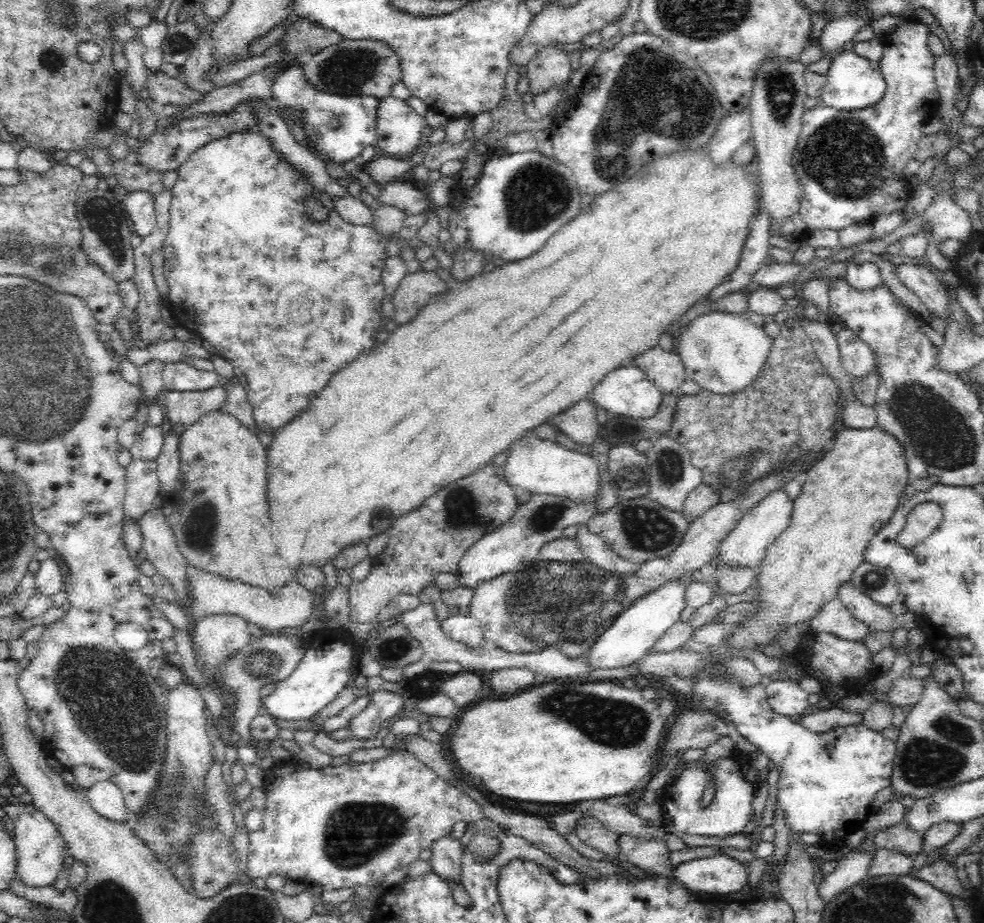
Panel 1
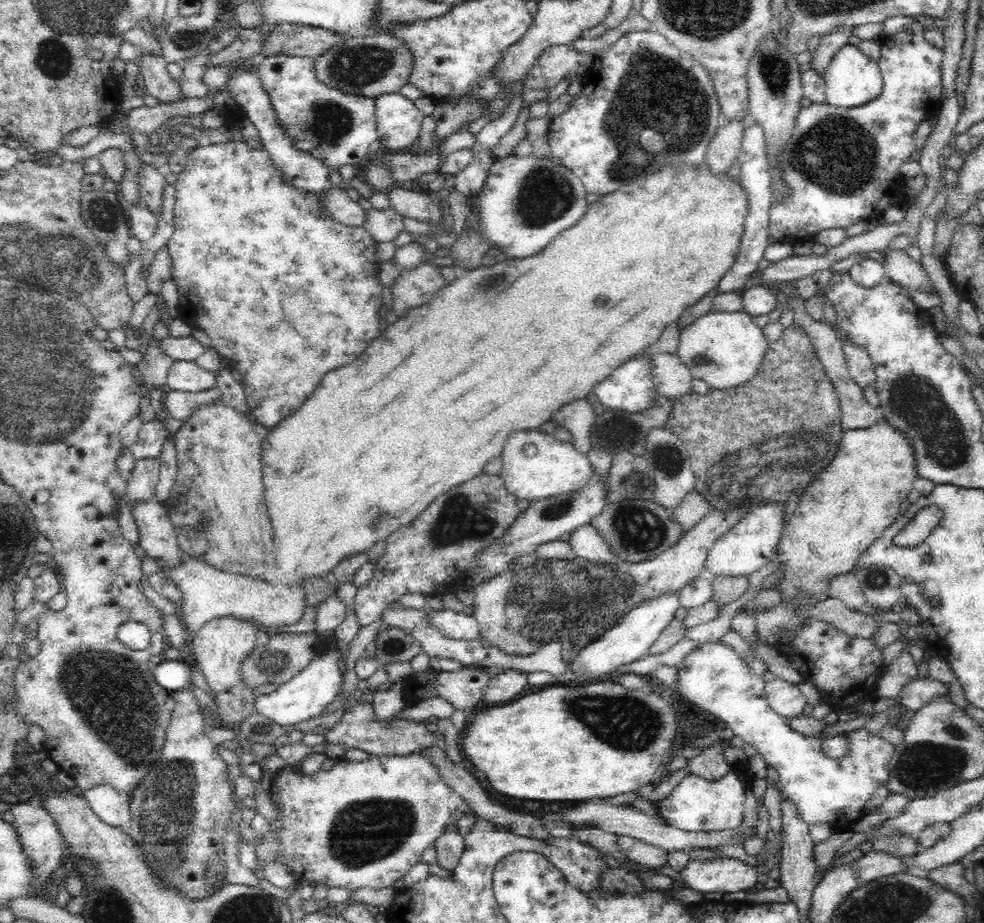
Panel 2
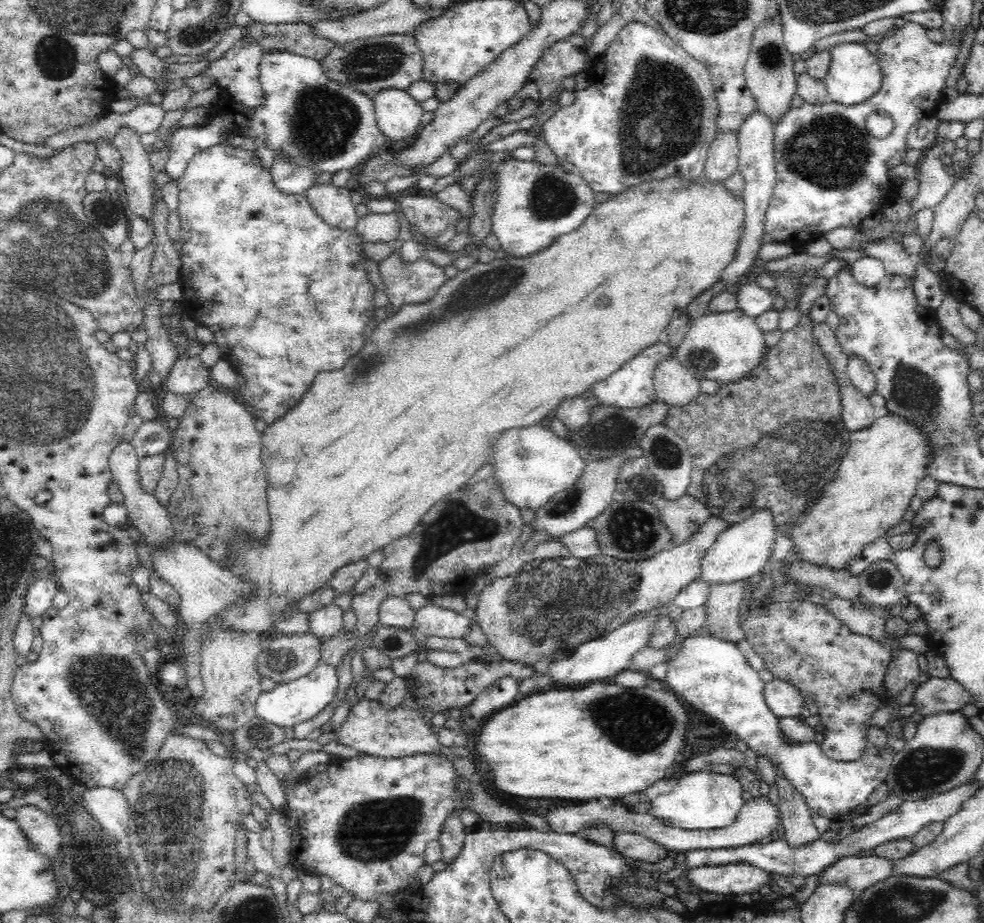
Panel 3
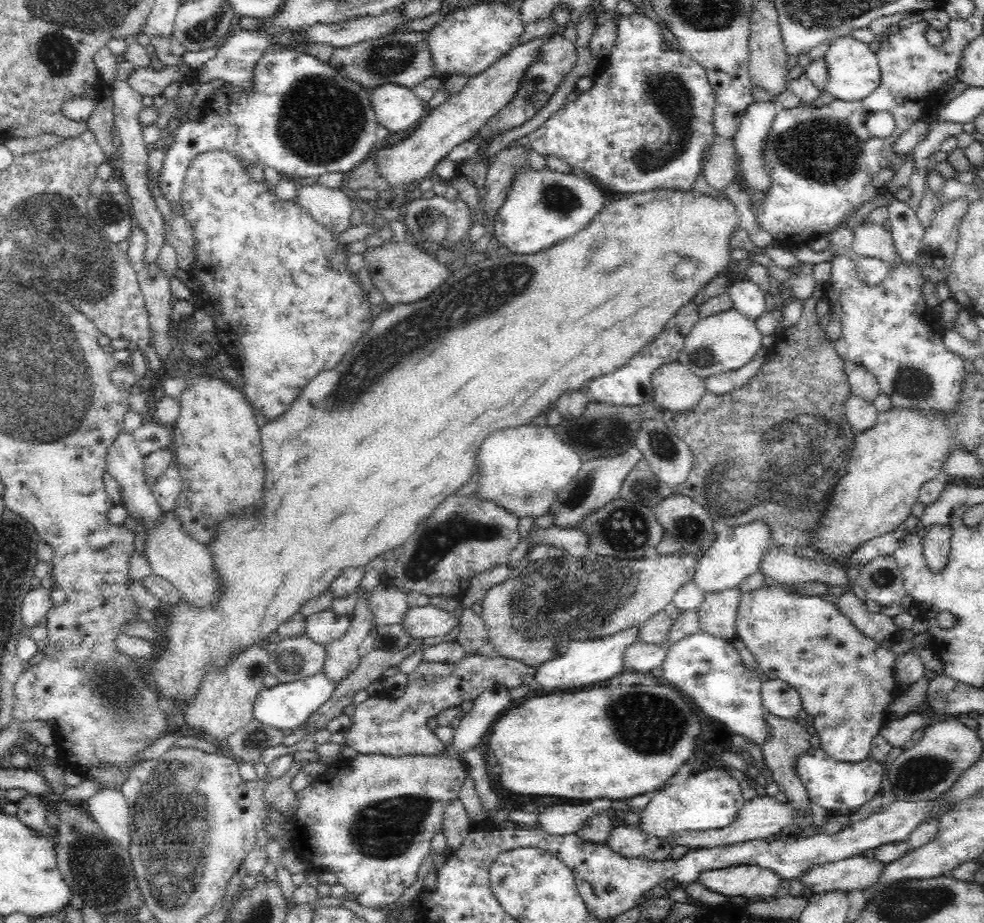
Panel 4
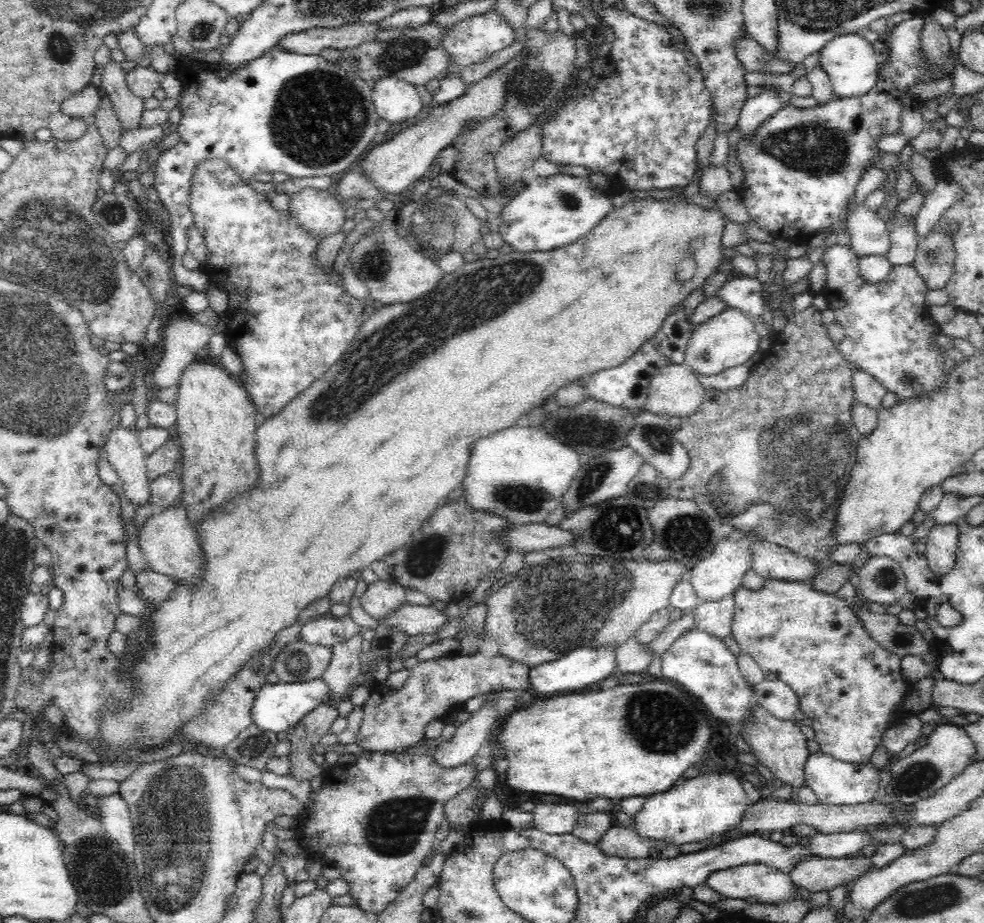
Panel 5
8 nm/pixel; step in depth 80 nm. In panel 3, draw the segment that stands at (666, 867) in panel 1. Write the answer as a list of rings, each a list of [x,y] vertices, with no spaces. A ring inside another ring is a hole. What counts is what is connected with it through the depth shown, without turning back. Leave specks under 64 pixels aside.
[[[616,832],[613,844],[613,849],[622,857],[634,861],[660,862],[669,852],[664,846],[640,833]]]

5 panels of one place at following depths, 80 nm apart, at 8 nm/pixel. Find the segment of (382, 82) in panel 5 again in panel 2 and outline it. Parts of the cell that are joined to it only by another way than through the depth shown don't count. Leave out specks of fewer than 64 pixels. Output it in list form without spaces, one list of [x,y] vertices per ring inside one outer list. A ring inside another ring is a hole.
[[[399,92],[375,98],[379,140],[390,150],[408,148],[416,138],[420,138],[423,116],[413,101]]]

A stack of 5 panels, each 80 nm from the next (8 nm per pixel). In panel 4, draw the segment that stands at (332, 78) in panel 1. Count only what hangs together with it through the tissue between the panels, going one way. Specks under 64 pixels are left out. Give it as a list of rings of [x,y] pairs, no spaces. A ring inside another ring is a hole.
[[[430,30],[392,33],[376,40],[363,40],[360,44],[337,48],[334,49],[328,63],[340,75],[367,87],[371,92],[381,84],[388,83],[396,83],[411,89],[435,76],[427,32]]]

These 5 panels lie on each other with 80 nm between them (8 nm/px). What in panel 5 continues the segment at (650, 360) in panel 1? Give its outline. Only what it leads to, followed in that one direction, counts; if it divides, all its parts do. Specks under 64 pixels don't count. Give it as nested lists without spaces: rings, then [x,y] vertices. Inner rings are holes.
[[[685,364],[662,368],[649,382],[645,410],[657,415],[684,418],[703,404],[705,388]]]

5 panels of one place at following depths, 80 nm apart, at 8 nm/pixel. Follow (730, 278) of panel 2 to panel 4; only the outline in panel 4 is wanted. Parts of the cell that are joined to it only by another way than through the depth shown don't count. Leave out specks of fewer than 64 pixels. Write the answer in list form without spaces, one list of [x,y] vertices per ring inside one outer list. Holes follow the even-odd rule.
[[[754,101],[746,108],[733,139],[735,150],[742,160],[743,180],[751,190],[757,192],[757,198],[762,198],[770,188],[770,175],[764,167],[761,154],[766,136],[772,127],[772,120],[780,108],[774,102]]]

